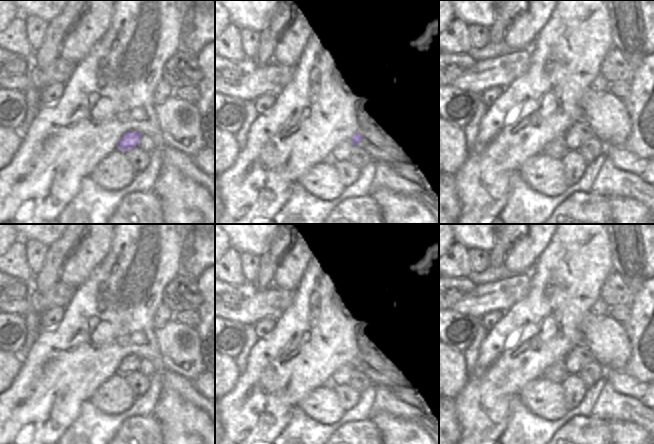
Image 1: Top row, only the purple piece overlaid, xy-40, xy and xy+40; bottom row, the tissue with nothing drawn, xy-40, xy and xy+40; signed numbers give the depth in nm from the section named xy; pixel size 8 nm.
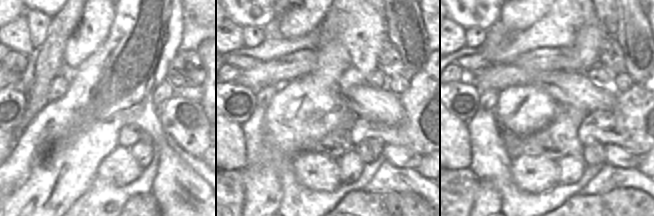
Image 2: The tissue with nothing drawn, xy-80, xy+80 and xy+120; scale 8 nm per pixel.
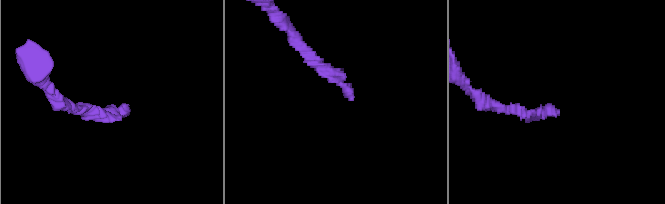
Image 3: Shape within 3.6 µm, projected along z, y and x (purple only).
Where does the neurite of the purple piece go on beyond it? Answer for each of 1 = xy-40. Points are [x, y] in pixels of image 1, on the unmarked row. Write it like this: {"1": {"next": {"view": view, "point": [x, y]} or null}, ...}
{"1": {"next": null}}

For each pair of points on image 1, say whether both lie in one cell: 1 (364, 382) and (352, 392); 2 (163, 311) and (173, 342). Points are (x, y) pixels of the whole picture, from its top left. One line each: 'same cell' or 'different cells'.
1: same cell
2: different cells

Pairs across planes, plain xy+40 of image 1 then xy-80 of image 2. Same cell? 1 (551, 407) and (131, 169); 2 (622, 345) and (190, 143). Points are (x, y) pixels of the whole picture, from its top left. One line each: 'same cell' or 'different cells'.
1: same cell
2: same cell

